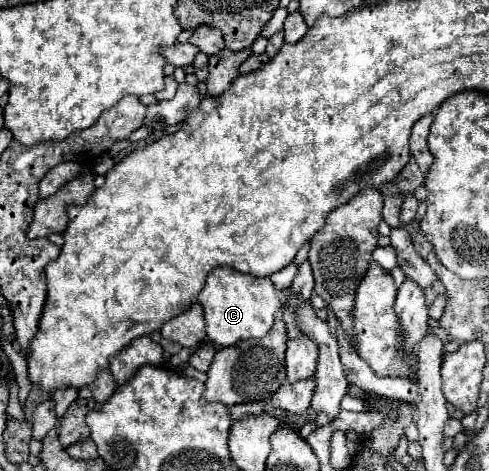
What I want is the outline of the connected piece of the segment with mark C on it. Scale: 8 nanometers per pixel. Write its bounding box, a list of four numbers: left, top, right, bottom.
[198,268,282,346]

